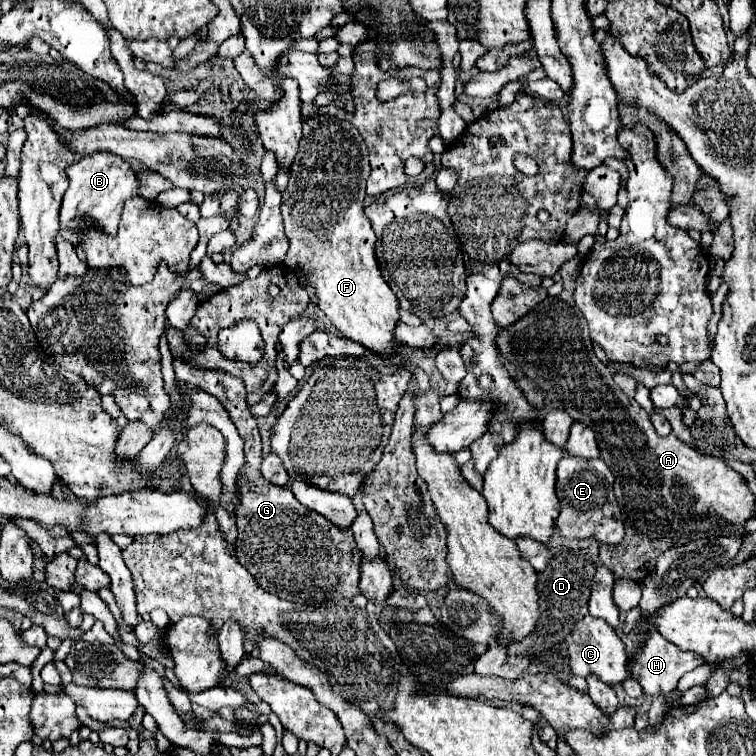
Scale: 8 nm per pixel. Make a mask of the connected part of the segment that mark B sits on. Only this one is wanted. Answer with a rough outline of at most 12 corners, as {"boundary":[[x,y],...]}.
{"boundary":[[102,151],[66,169],[60,235],[82,213],[114,235],[138,173]]}

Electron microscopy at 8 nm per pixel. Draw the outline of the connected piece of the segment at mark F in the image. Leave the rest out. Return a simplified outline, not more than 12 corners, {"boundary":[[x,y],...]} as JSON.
{"boundary":[[302,119],[284,265],[346,339],[398,345],[364,215],[368,149]]}

